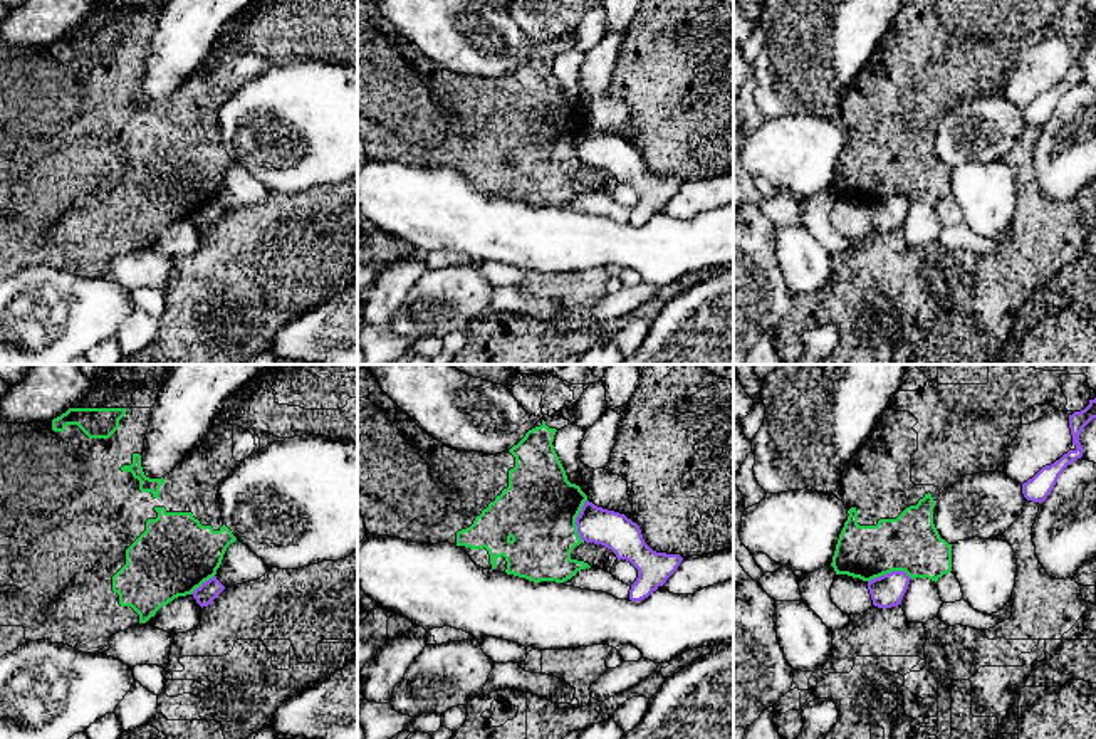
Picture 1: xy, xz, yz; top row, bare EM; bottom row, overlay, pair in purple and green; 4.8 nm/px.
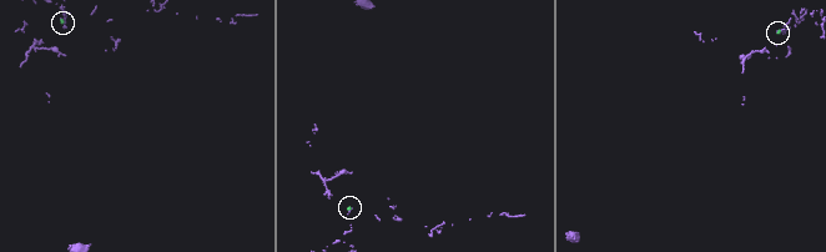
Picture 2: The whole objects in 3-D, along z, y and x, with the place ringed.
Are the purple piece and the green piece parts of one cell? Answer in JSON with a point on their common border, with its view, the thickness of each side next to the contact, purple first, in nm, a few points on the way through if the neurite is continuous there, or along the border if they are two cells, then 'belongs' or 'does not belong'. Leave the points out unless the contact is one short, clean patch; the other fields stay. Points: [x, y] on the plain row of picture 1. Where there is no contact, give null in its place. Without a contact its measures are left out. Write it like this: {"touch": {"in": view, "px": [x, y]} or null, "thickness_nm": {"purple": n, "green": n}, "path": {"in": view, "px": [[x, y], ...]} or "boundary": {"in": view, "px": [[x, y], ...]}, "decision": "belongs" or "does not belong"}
{"touch": {"in": "yz", "px": [892, 195]}, "thickness_nm": {"purple": 160, "green": 280}, "boundary": {"in": "yz", "px": [[912, 202], [903, 195], [888, 195], [868, 205]]}, "decision": "does not belong"}

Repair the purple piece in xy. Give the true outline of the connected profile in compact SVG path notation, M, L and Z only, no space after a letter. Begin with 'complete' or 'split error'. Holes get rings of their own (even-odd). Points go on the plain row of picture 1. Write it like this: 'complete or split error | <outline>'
complete | M217 200L205 205L200 212L196 212L191 218L196 227L203 232L211 228L211 225L225 213L225 210L217 203Z

